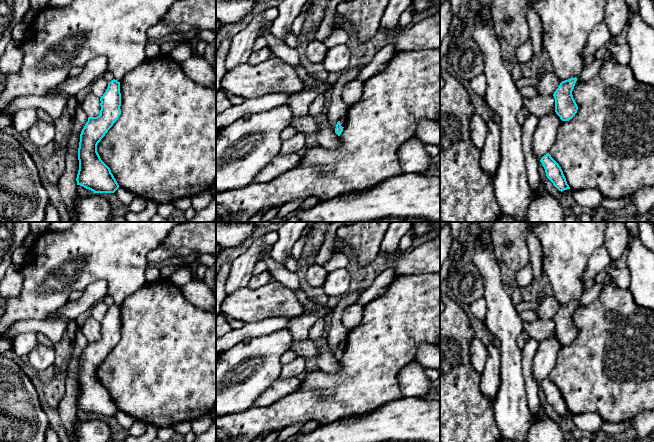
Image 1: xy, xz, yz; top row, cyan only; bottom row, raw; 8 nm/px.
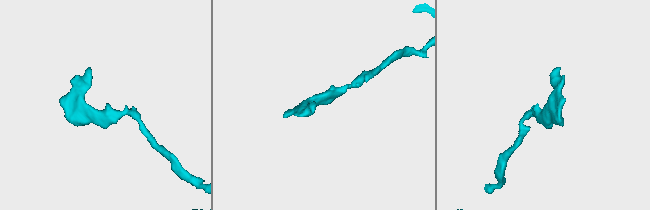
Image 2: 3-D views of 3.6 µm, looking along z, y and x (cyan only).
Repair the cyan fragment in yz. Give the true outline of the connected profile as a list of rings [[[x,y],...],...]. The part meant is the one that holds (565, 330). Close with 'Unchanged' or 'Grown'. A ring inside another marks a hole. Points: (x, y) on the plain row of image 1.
[[[576,301],[562,305],[553,318],[555,336],[562,345],[569,345],[577,337],[578,330],[572,319],[576,305]]]. Unchanged

